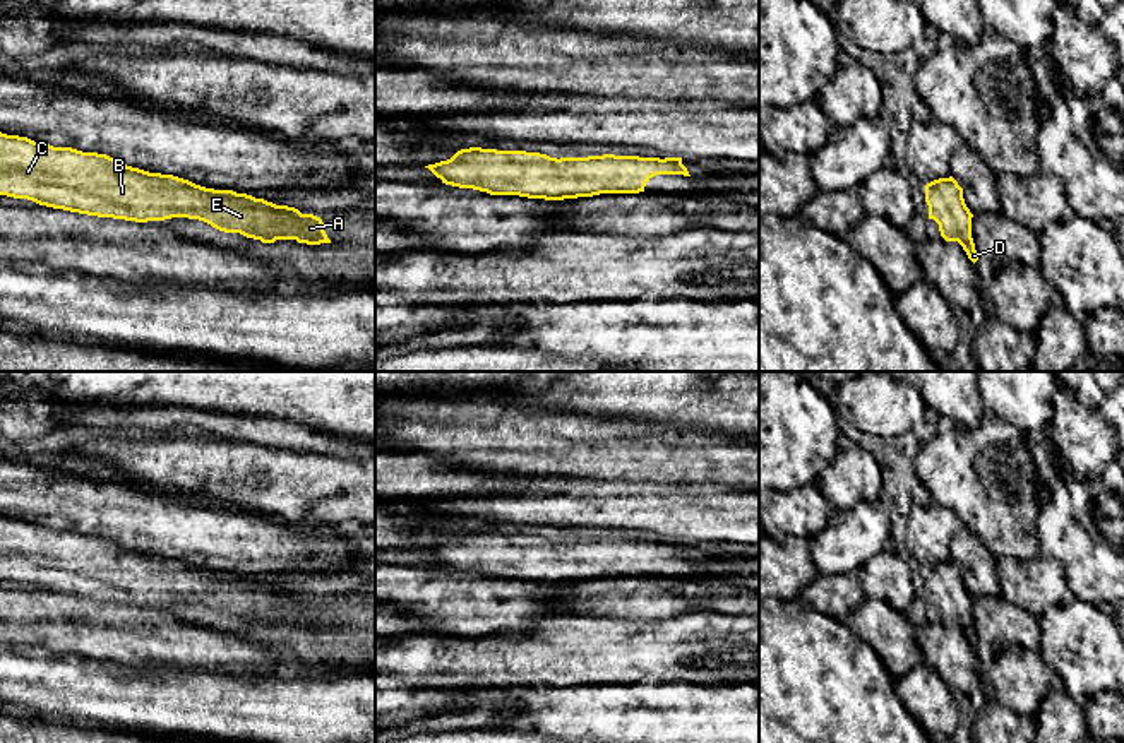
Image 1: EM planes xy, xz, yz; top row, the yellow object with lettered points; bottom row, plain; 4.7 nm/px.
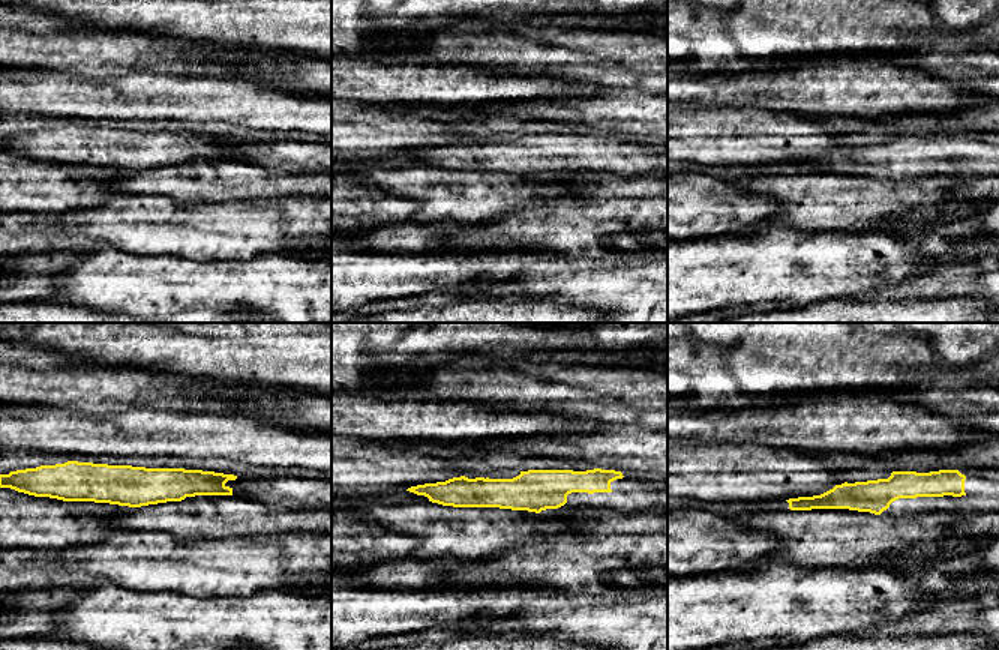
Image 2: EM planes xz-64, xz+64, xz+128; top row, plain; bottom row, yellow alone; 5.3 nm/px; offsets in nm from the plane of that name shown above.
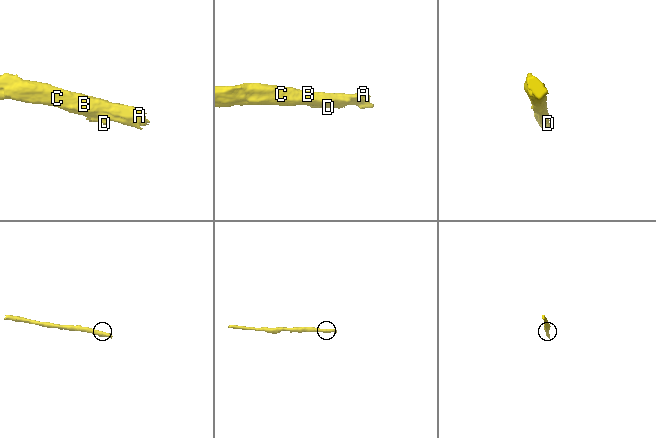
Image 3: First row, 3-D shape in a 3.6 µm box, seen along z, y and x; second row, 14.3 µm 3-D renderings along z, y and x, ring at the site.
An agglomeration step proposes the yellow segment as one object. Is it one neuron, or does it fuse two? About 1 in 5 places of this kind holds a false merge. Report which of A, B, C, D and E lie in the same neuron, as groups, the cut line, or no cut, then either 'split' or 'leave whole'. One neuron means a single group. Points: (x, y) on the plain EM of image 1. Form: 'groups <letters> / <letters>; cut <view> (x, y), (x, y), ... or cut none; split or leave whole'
groups A B C D E; cut none; leave whole

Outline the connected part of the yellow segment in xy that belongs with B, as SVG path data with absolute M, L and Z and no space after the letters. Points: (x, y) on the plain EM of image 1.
M2 515L0 579L135 606L199 603L219 615L240 616L262 627L331 627L322 603L295 591L149 556L106 538L53 531Z

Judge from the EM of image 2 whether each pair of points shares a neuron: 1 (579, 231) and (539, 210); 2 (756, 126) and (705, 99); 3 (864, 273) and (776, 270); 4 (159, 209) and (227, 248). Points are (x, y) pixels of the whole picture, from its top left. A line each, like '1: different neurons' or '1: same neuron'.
1: same neuron
2: different neurons
3: same neuron
4: same neuron

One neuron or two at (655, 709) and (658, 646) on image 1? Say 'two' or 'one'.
two

